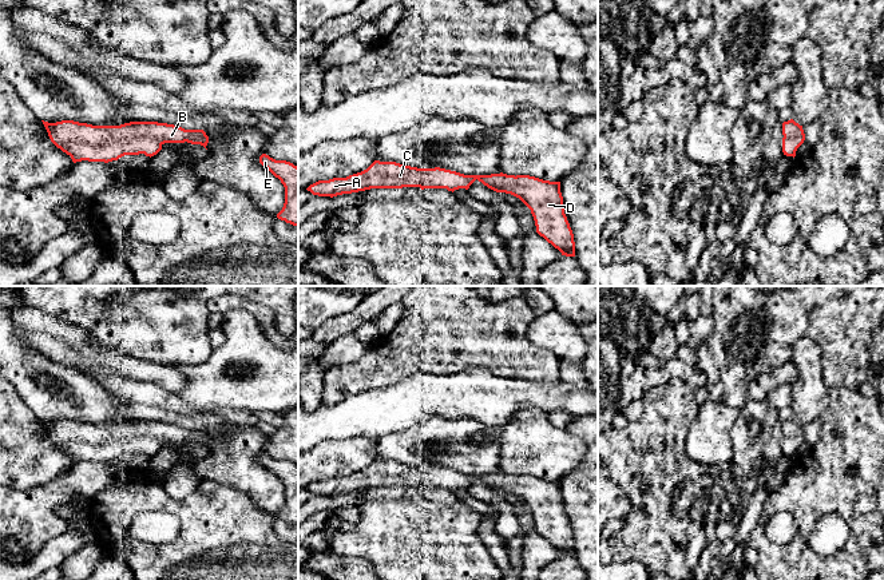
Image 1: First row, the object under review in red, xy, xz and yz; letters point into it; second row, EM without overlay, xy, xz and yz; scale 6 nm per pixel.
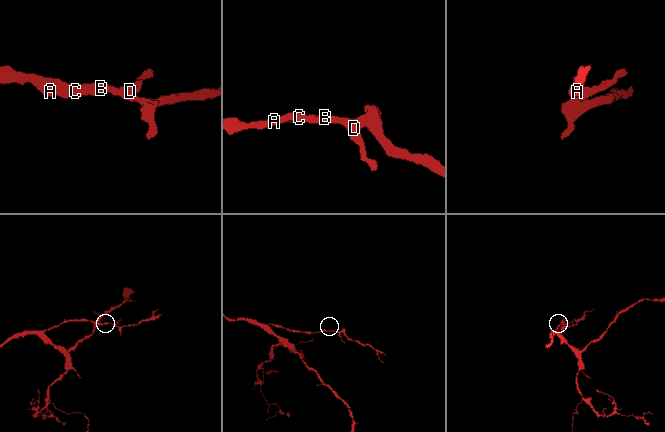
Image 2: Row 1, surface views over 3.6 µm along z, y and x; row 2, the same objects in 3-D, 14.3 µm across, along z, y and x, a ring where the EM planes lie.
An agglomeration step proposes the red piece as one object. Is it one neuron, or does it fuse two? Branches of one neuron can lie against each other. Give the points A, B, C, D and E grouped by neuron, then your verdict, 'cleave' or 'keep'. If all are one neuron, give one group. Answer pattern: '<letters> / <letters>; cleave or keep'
A B C D E; keep

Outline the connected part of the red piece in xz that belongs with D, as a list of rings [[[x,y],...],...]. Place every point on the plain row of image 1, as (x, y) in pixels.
[[[374,460],[366,469],[346,477],[318,480],[306,489],[318,496],[337,496],[370,488],[447,488],[468,489],[475,480],[496,492],[519,497],[535,520],[536,532],[558,548],[562,555],[575,556],[574,533],[564,513],[560,481],[543,480],[530,474],[464,474],[435,466],[417,468],[396,461]]]

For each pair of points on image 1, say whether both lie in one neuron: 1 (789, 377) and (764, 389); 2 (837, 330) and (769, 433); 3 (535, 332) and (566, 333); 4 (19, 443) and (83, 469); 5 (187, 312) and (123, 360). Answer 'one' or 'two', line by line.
1: one
2: two
3: one
4: two
5: two

